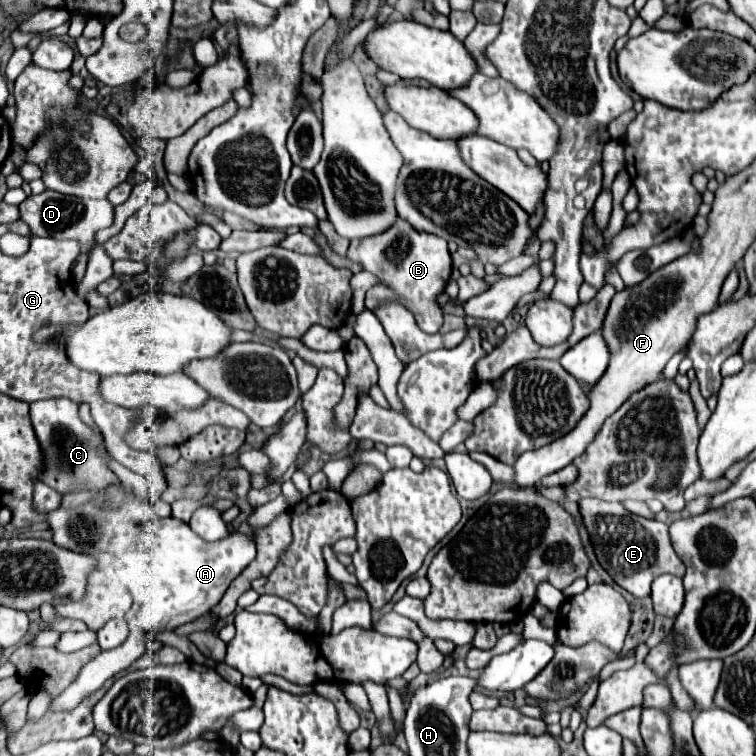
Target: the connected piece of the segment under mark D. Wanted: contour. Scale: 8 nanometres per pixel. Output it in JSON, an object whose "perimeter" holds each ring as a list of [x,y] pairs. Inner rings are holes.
{"perimeter":[[[44,190],[38,196],[28,196],[20,206],[20,220],[30,226],[34,236],[50,236],[56,240],[76,240],[80,242],[82,252],[90,252],[96,244],[94,236],[98,230],[108,228],[114,222],[114,206],[104,200],[78,200],[72,196],[64,196],[52,190]]]}

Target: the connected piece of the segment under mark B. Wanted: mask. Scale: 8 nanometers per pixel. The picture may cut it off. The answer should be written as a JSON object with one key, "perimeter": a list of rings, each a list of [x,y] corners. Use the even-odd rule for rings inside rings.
{"perimeter":[[[396,218],[396,222],[382,234],[352,240],[348,248],[348,258],[362,264],[364,270],[376,274],[382,280],[382,284],[368,290],[366,308],[372,310],[384,300],[394,300],[414,312],[416,322],[424,332],[436,334],[442,328],[444,314],[436,304],[436,296],[444,290],[444,284],[452,272],[452,260],[444,238],[420,232],[412,228],[406,220]]]}

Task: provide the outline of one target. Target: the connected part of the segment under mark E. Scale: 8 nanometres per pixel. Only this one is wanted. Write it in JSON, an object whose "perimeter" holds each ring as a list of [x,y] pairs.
{"perimeter":[[[584,498],[578,502],[578,506],[598,562],[614,578],[614,582],[628,590],[632,596],[650,596],[650,584],[660,574],[674,574],[680,578],[684,576],[684,564],[672,548],[668,526],[664,522],[636,516],[628,512],[620,502]]]}

